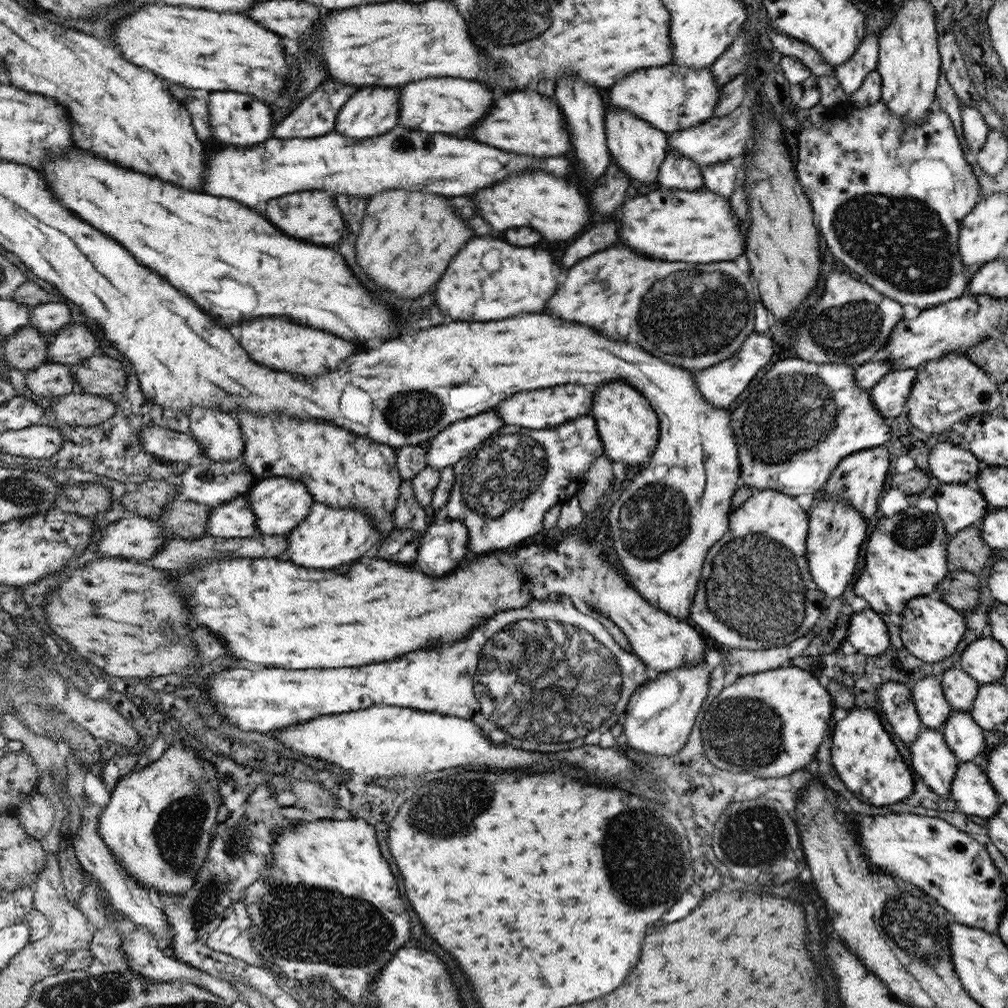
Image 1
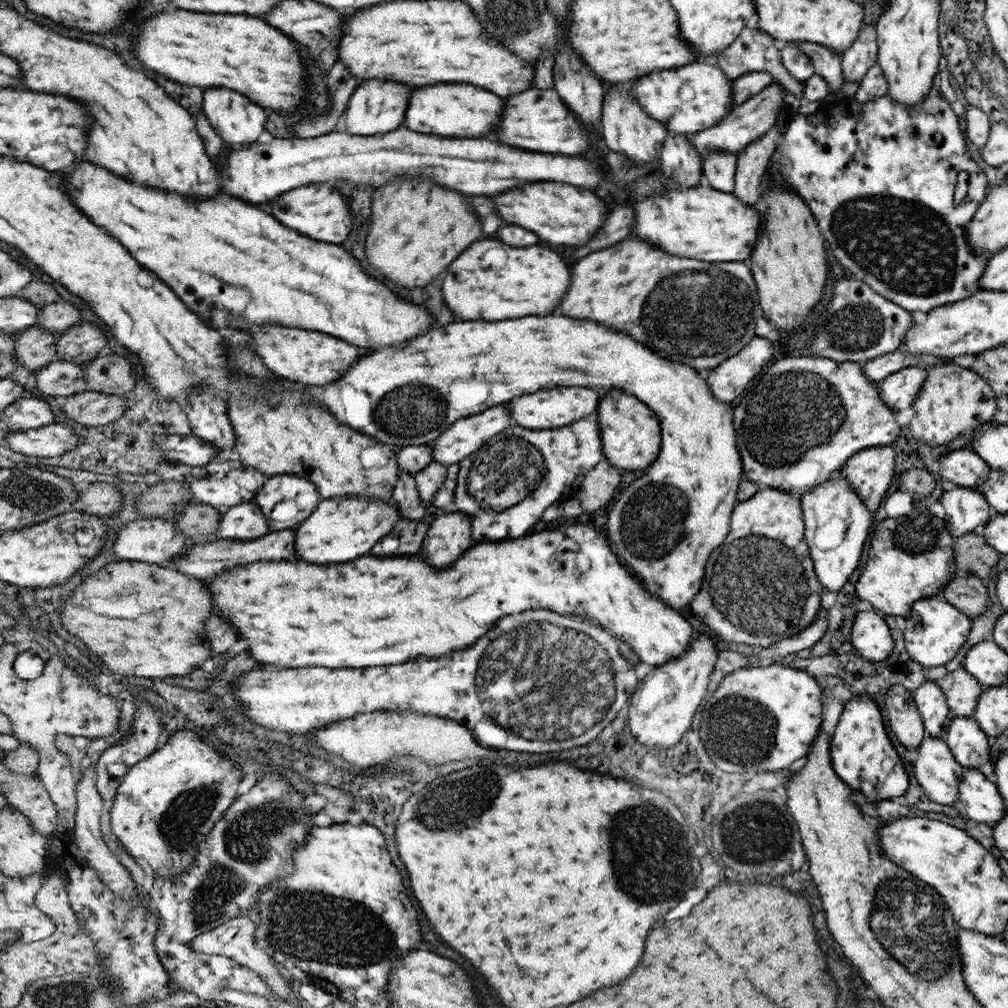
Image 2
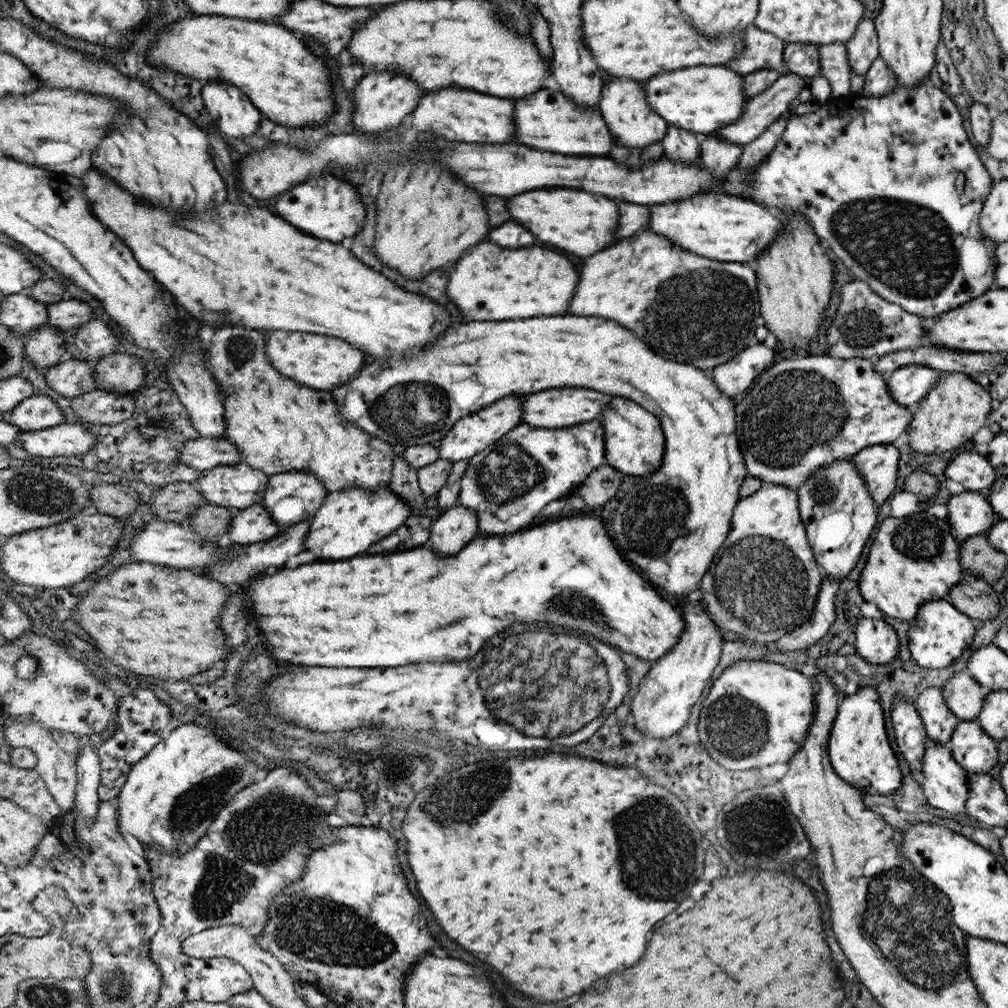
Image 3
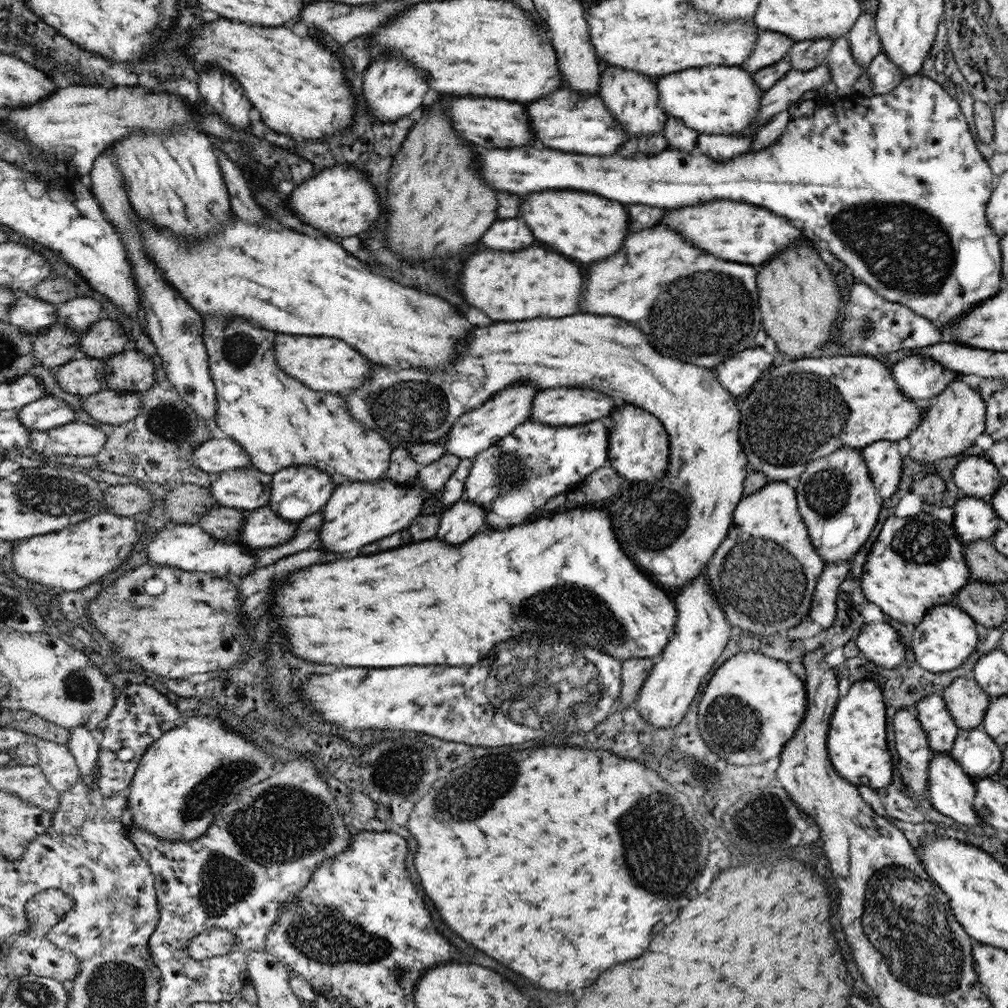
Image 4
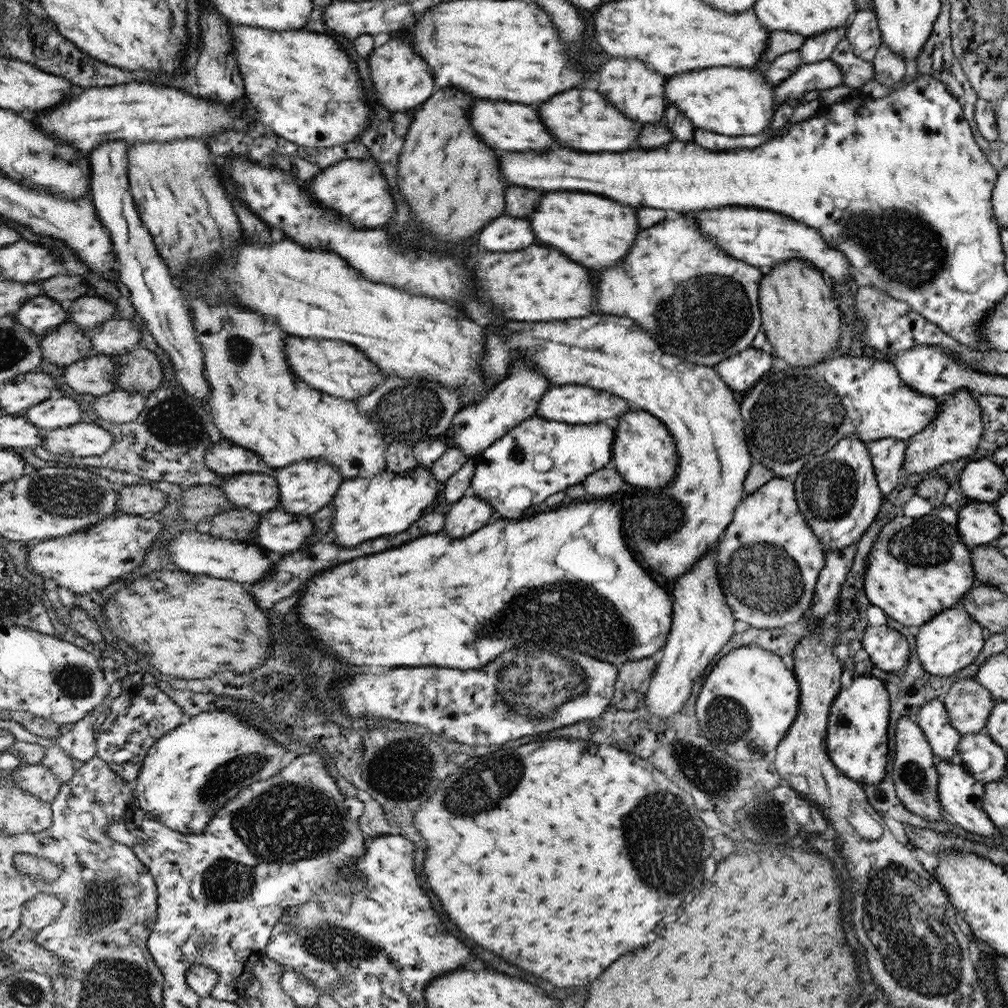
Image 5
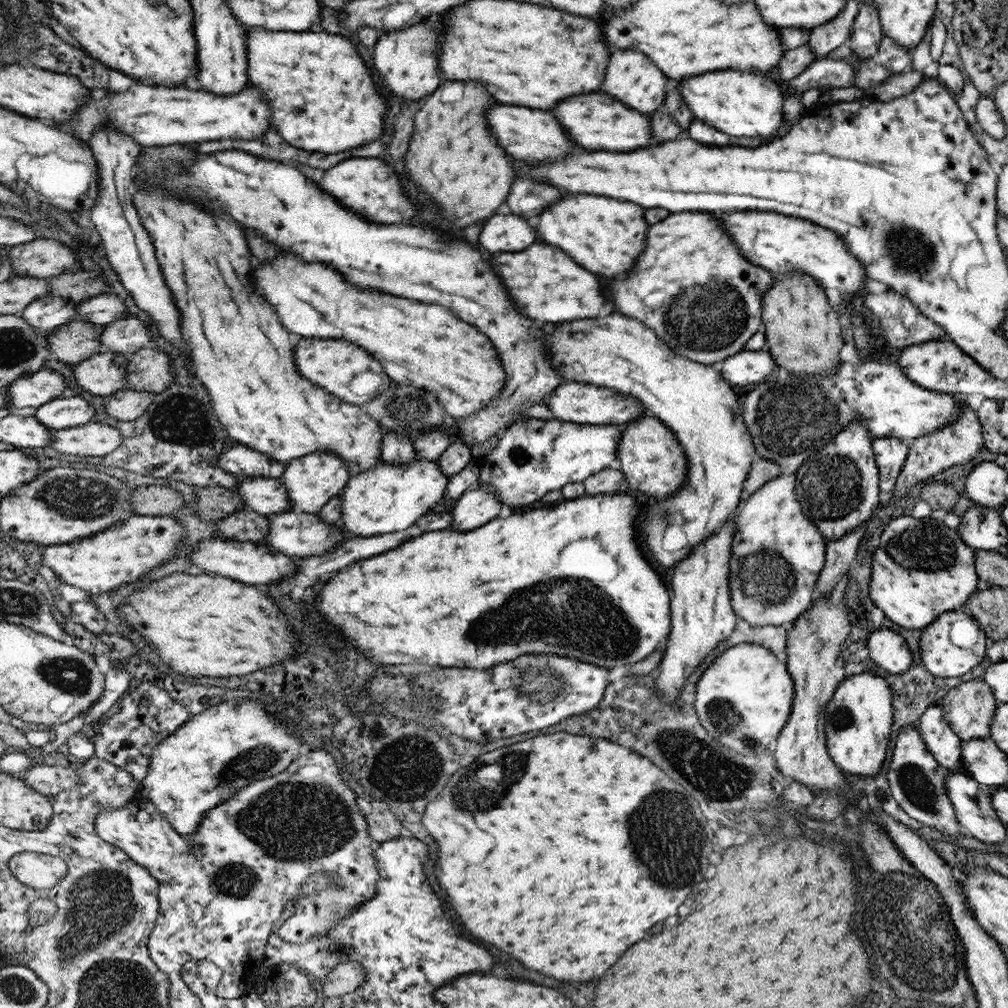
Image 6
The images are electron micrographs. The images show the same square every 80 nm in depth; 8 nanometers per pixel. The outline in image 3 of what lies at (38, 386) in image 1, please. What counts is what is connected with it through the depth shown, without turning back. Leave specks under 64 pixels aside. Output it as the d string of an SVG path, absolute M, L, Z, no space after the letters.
M67 359L44 371L46 383L55 392L74 399L82 396L82 393L96 391L93 368L94 363Z

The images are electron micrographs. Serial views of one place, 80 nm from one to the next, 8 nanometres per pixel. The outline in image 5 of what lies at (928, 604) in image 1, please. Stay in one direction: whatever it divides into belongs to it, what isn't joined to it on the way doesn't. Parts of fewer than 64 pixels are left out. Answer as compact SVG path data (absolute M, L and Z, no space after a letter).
M960 606L943 610L919 628L916 639L917 654L926 672L936 676L952 676L974 664L984 646L984 628L974 622Z

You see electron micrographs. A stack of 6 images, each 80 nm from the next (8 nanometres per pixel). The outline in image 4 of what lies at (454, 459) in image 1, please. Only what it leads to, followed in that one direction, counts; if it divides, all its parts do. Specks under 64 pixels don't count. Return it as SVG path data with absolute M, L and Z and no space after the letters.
M514 384L514 388L506 388L506 392L498 392L498 396L494 396L494 400L474 408L473 411L466 412L456 420L452 430L443 440L445 452L461 459L474 459L482 451L493 447L522 423L531 419L532 400L534 400L536 392L538 390L532 384Z

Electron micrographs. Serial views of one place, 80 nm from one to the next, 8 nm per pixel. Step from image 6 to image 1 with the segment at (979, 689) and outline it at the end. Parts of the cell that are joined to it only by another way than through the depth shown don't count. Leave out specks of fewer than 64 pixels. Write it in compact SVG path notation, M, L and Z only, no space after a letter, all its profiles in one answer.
M962 668L948 669L938 679L954 711L969 712L972 710L980 687L978 680Z

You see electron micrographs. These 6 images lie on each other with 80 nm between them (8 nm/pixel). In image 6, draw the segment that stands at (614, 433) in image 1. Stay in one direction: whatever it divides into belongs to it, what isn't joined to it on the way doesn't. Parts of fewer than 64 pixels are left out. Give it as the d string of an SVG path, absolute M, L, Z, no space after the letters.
M651 414L642 415L624 425L618 447L618 465L630 488L640 490L658 499L676 494L685 484L689 474L689 459L681 441L660 419Z

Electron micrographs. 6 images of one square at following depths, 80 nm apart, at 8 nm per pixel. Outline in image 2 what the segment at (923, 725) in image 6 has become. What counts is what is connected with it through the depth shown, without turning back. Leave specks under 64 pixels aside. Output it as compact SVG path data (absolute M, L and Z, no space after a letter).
M924 680L923 685L913 694L913 701L921 713L926 734L944 738L949 732L954 714L938 682Z

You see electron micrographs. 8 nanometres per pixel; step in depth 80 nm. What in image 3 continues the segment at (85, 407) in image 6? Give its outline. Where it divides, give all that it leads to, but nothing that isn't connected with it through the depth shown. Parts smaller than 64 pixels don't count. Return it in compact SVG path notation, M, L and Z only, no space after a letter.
M37 394L6 415L6 420L25 431L37 431L66 423L66 414L64 410L60 411L56 400L52 400L48 395Z

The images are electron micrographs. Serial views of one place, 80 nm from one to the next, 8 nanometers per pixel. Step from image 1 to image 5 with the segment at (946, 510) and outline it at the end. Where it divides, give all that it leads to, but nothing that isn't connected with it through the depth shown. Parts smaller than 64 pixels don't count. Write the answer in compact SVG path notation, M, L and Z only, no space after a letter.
M967 501L957 513L955 525L961 539L970 548L995 544L1007 528L993 503Z

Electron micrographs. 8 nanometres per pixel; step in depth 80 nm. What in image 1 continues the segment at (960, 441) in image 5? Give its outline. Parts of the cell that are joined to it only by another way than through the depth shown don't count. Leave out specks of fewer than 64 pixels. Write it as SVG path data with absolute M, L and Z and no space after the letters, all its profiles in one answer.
M950 353L938 361L928 361L918 369L916 383L907 400L910 422L926 434L940 435L953 430L956 423L969 422L974 415L995 414L1001 407L1001 391L986 370L980 369L966 354Z

